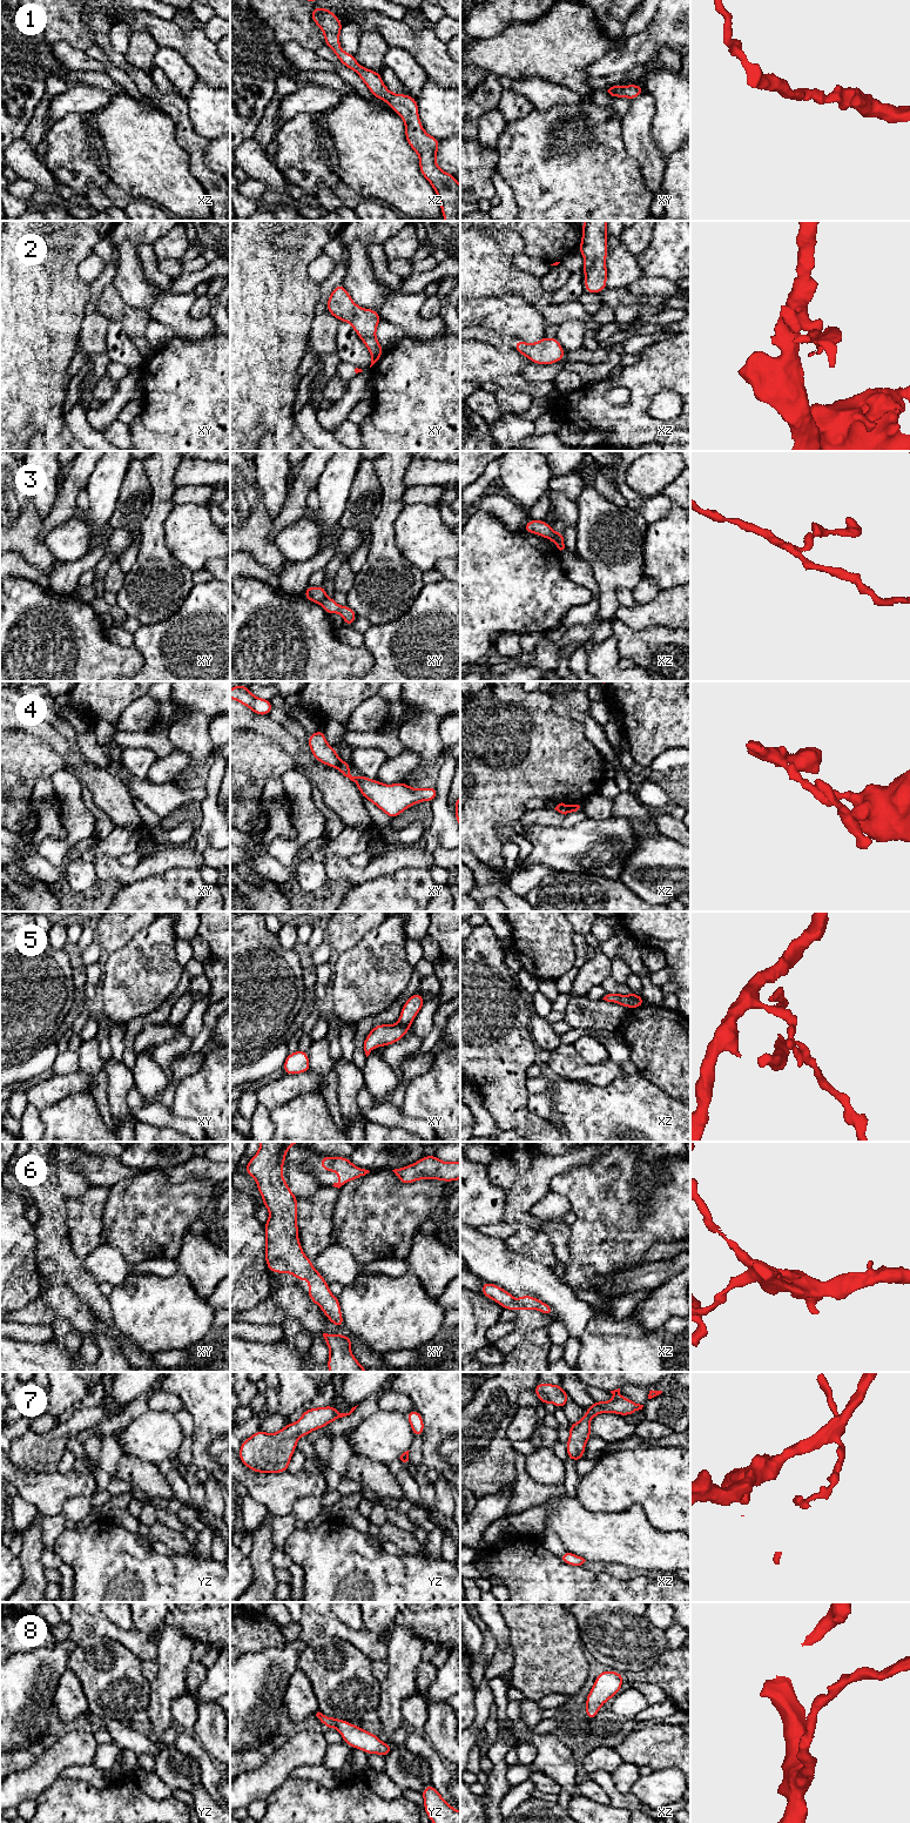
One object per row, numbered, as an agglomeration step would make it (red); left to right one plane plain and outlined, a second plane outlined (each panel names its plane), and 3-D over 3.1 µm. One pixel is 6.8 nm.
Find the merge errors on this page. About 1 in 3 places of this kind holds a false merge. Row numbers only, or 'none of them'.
3, 4, 5

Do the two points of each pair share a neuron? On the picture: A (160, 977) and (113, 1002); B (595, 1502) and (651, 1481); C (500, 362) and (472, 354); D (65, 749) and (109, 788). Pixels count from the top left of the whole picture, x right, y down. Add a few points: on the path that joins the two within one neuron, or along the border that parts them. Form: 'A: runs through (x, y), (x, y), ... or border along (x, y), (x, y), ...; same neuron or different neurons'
A: runs through (148, 977), (142, 977), (125, 995); same neuron
B: runs through (609, 1497), (625, 1481), (636, 1481); same neuron
C: runs through (493, 361), (490, 357), (479, 357); same neuron
D: runs through (75, 760), (99, 780); same neuron

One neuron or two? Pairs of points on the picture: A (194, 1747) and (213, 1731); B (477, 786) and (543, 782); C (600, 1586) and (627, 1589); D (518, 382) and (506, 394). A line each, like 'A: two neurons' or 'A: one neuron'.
A: two neurons
B: one neuron
C: one neuron
D: two neurons

